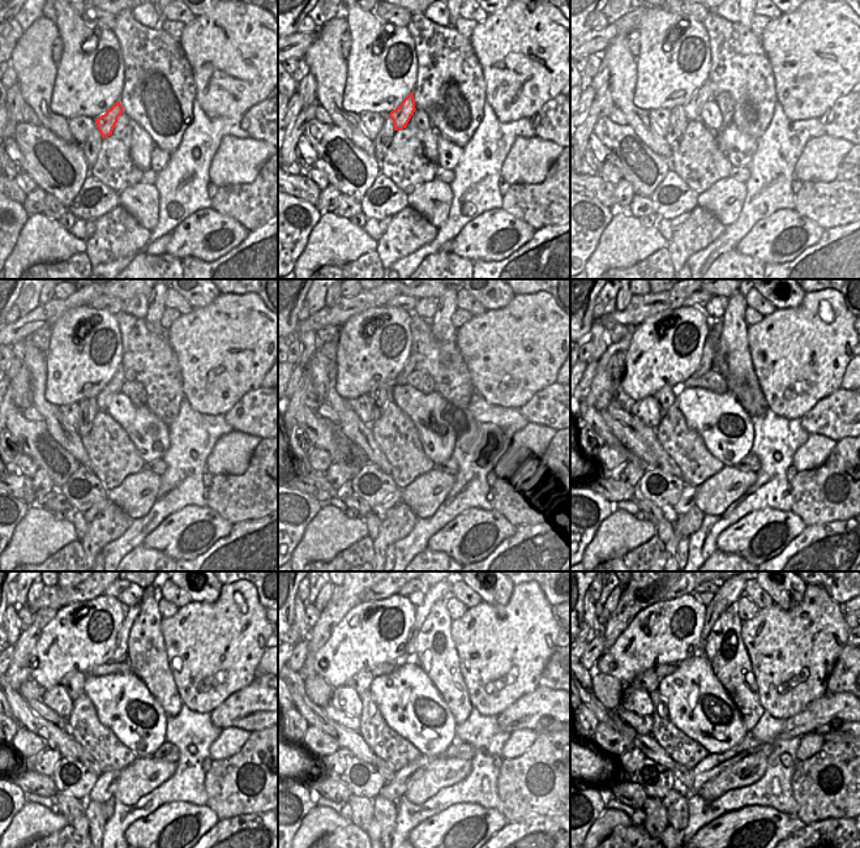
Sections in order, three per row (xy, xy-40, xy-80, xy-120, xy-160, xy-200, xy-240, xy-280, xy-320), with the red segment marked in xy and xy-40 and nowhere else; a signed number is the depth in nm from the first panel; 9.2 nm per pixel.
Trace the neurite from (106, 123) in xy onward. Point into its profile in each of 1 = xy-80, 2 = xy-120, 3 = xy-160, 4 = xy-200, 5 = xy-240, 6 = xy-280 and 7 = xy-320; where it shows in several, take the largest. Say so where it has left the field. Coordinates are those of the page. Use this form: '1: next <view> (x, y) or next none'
1: next xy-80 (692, 108)
2: next xy-120 (115, 384)
3: next xy-160 (409, 368)
4: next xy-200 (715, 324)
5: next xy-240 (132, 612)
6: next xy-280 (431, 598)
7: next xy-320 (723, 598)

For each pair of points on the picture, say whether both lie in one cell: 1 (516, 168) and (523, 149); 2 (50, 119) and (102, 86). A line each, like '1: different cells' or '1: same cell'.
1: same cell
2: different cells

